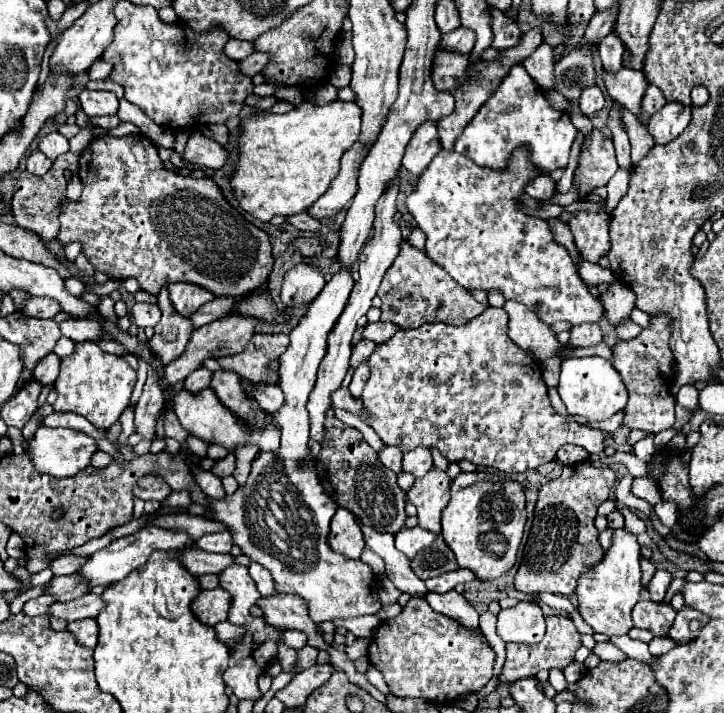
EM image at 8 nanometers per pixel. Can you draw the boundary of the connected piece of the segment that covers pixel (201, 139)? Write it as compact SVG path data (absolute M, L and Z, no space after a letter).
M195 132L189 136L183 158L197 166L221 168L227 162L227 150L213 138L207 138L201 132Z

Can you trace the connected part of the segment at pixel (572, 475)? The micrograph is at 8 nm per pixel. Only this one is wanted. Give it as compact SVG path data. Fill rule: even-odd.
M583 462L565 466L557 480L549 480L539 488L531 534L523 550L523 562L515 576L515 588L519 592L553 592L563 596L575 592L581 572L597 564L603 556L603 548L597 542L599 532L593 520L597 516L597 506L609 498L615 480L615 470Z

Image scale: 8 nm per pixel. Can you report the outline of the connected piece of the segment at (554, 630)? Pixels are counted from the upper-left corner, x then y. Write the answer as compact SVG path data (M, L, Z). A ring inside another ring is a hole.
M547 616L547 632L539 644L507 644L507 658L499 676L499 686L507 686L507 682L517 682L519 678L535 676L539 670L563 670L573 660L577 646L581 646L581 640L571 618Z

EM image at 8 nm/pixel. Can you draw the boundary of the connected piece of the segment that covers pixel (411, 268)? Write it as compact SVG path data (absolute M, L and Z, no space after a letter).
M407 240L401 242L399 256L383 276L377 296L383 300L381 320L399 324L401 328L419 328L425 322L463 326L485 310L485 306L479 304L473 294L459 286L447 272L443 272L441 266L435 264L425 250L417 250Z

